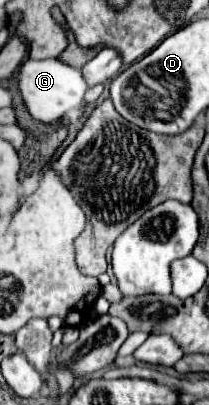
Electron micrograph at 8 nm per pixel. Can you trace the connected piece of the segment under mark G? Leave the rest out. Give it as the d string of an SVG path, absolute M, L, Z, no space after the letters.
M25 59L17 71L17 87L29 115L41 123L59 121L69 109L81 105L81 99L87 91L87 83L85 79L81 79L81 69L69 67L59 59L43 59L43 61Z

